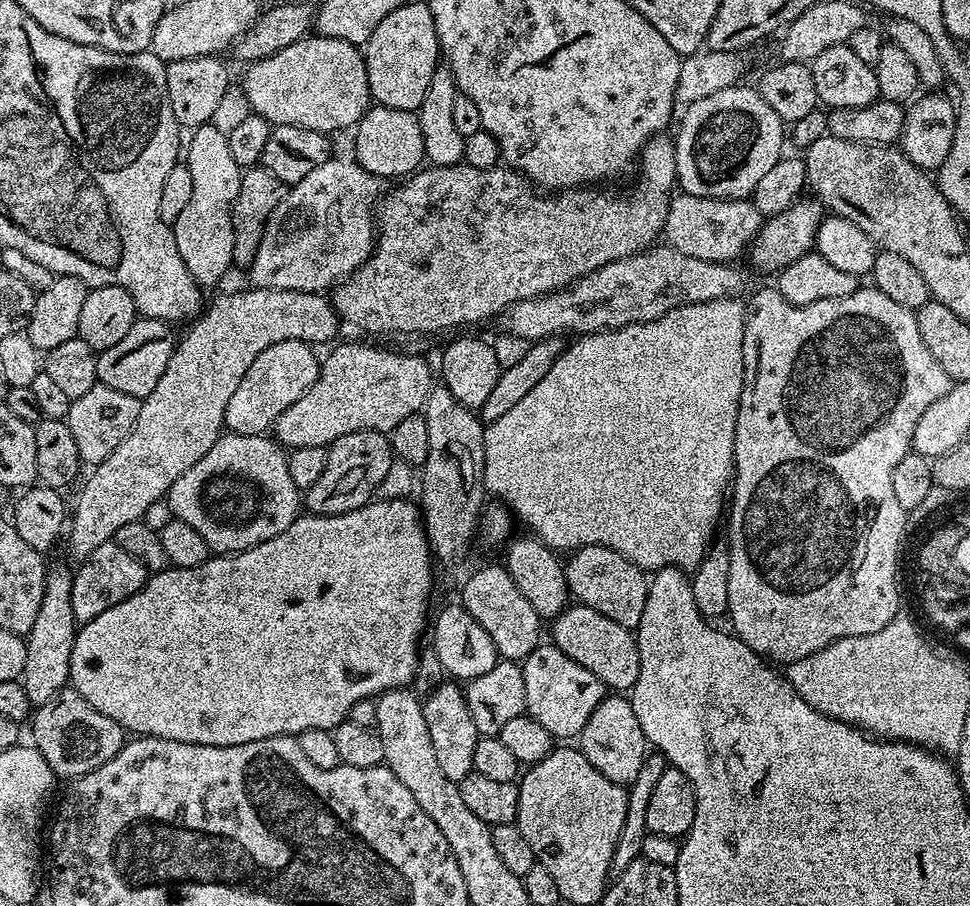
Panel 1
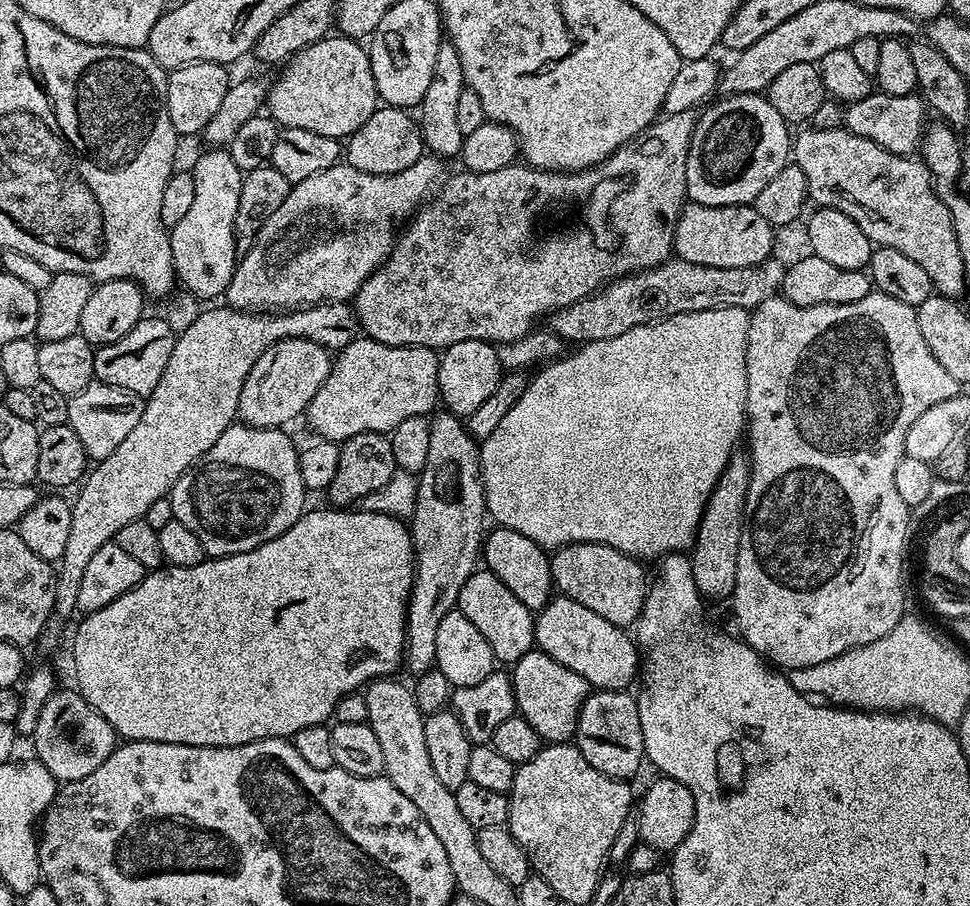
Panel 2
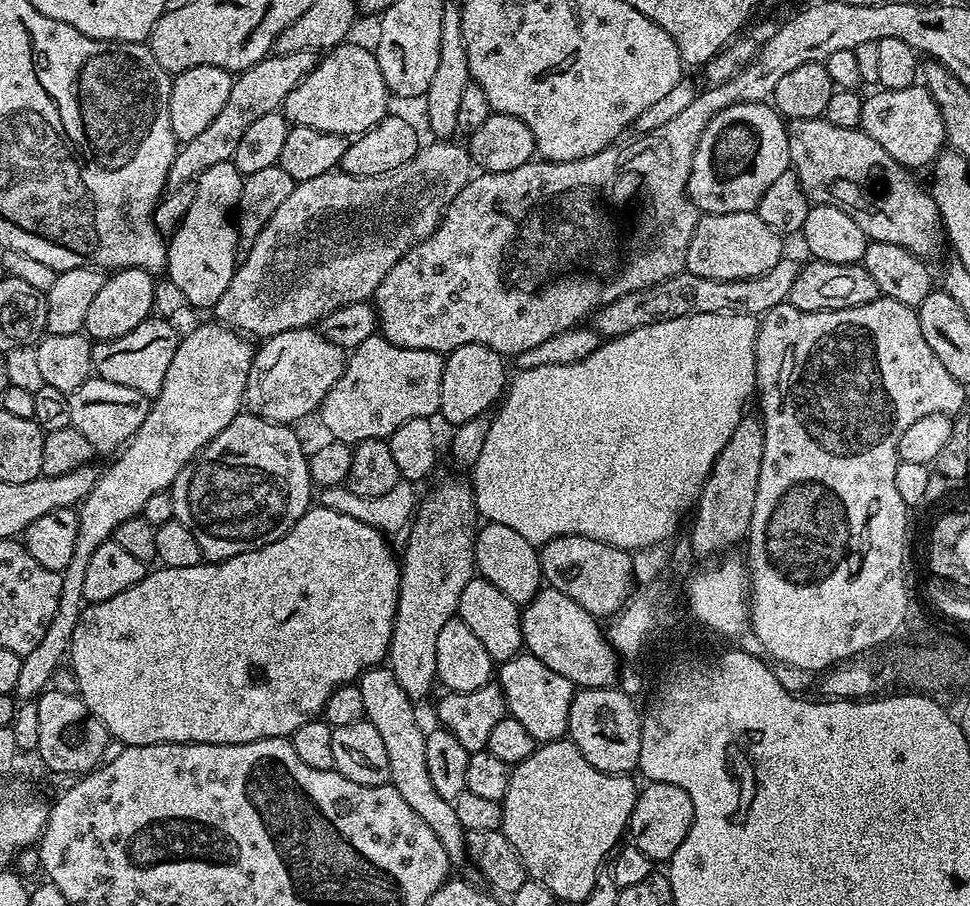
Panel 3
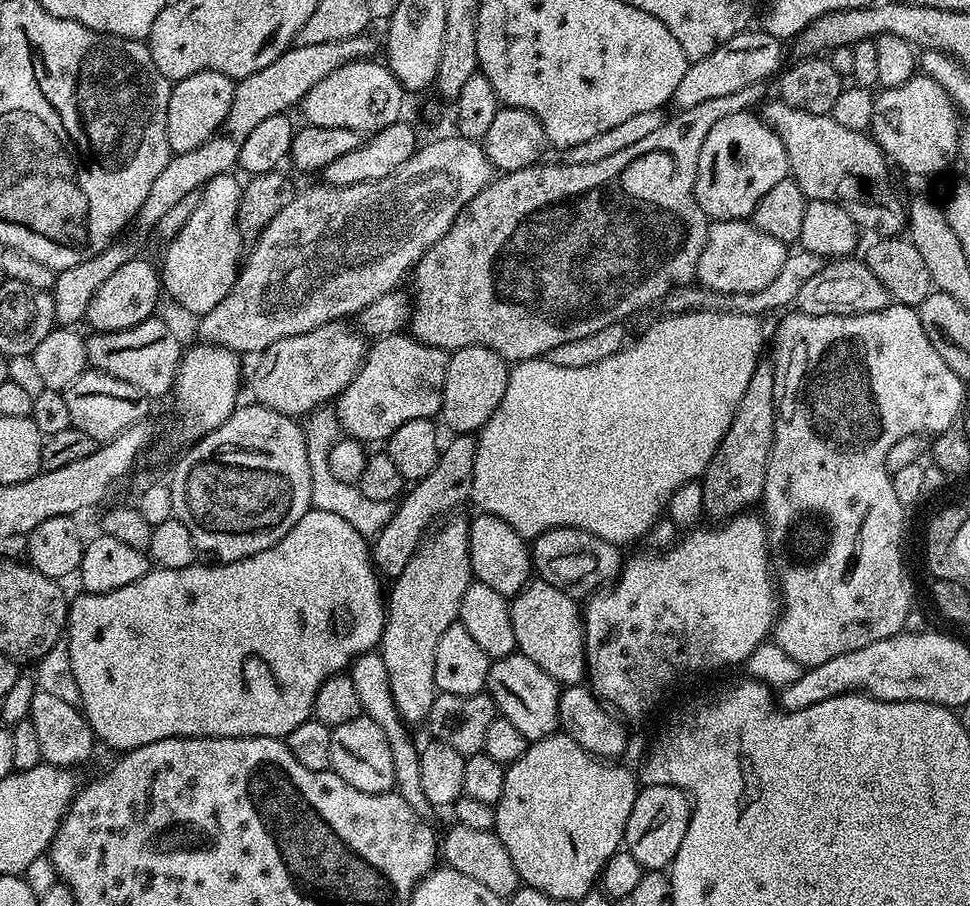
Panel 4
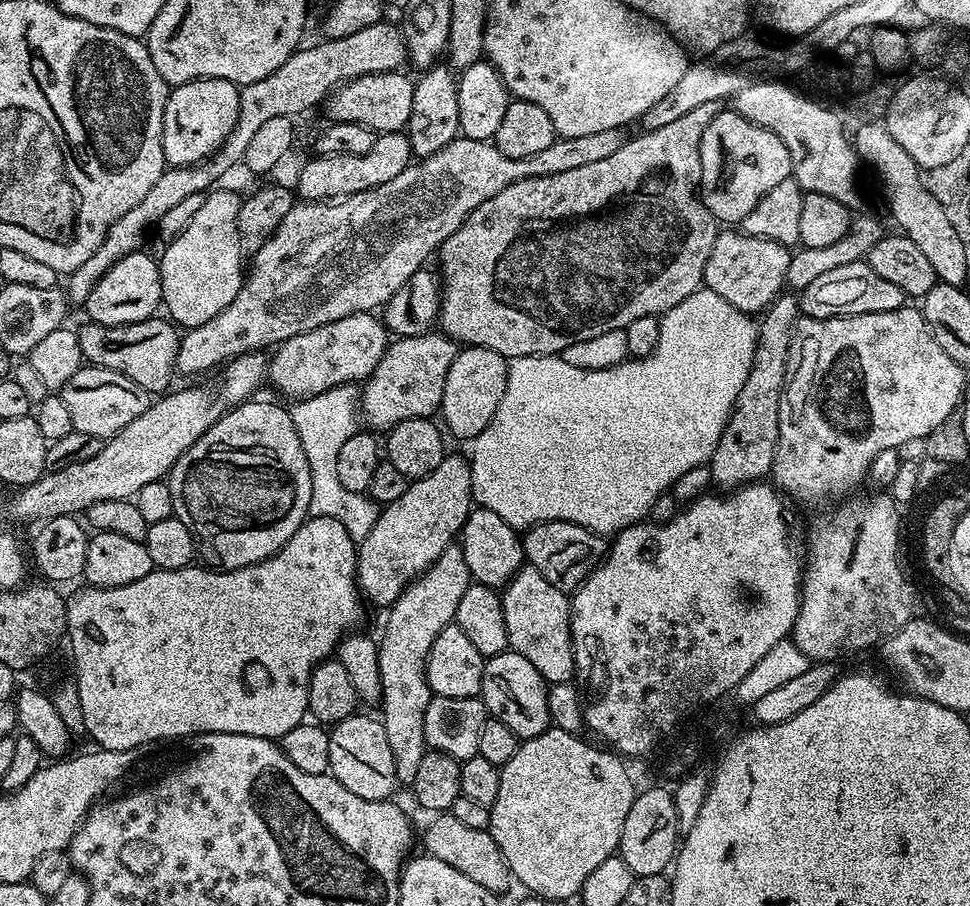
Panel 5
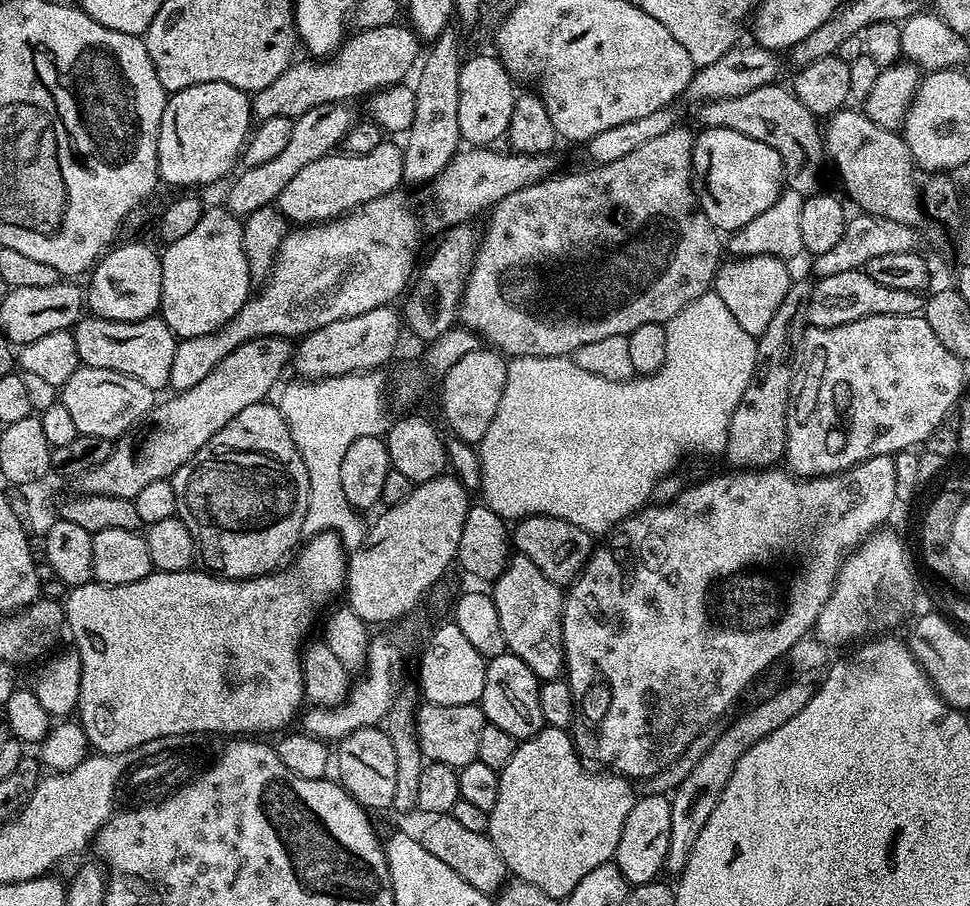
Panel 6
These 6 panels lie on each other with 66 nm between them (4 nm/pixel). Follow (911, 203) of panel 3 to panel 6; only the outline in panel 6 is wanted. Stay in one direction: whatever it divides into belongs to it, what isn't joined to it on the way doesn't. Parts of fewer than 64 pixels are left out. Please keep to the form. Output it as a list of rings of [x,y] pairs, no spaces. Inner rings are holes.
[[[779,83],[767,84],[738,98],[701,103],[699,127],[733,128],[758,142],[766,142],[766,146],[778,150],[778,158],[782,158],[787,187],[812,194],[817,191],[816,179],[820,176],[820,167],[826,164],[822,128],[816,125],[819,124],[817,117],[806,110],[802,102],[798,102],[795,94],[787,87],[780,87]]]

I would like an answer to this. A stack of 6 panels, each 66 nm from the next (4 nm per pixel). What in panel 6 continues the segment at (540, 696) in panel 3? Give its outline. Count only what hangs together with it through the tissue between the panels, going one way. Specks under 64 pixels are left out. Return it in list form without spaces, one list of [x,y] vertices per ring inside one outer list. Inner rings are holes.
[[[511,654],[496,656],[486,663],[486,686],[482,686],[479,705],[487,723],[506,730],[517,742],[537,736],[546,727],[542,718],[542,702],[538,702],[540,679],[522,662],[522,658]]]

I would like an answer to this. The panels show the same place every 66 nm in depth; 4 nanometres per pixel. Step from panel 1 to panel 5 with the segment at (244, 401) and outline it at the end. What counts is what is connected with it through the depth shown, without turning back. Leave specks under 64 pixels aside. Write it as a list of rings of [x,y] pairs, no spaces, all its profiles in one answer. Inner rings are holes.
[[[355,312],[346,318],[338,318],[338,322],[318,326],[318,330],[298,334],[275,345],[268,362],[266,380],[282,395],[289,396],[292,402],[317,396],[343,384],[355,385],[368,379],[389,343],[390,333],[379,315]]]

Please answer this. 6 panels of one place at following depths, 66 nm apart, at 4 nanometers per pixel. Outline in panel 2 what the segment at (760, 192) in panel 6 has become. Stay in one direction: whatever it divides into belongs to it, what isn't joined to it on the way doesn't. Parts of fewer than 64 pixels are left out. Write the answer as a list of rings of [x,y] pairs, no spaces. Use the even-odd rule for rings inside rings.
[[[751,92],[724,96],[717,104],[711,104],[697,115],[690,138],[690,150],[686,154],[687,199],[702,206],[752,204],[758,198],[762,186],[766,186],[766,182],[770,182],[770,178],[774,178],[774,174],[778,174],[778,170],[790,162],[790,149],[794,144],[790,132],[788,136],[790,125],[782,118],[782,114],[778,114],[778,110],[774,110],[774,106],[770,106],[768,97],[764,94]]]

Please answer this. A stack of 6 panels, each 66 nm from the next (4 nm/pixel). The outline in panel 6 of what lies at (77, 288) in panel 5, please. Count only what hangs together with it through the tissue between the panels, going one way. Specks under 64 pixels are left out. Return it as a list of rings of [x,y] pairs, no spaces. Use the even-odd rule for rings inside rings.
[[[403,23],[361,28],[353,33],[331,56],[321,60],[304,58],[301,64],[292,62],[270,86],[254,93],[251,97],[253,117],[257,121],[279,116],[295,118],[314,106],[352,102],[355,96],[364,98],[381,89],[403,85],[408,80],[408,71],[415,69],[421,59],[421,41],[411,27]]]

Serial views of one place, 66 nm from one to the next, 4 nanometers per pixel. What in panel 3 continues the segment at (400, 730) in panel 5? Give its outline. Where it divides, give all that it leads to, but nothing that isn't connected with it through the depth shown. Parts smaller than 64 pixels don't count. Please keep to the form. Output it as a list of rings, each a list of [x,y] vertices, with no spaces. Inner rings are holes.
[[[444,480],[428,497],[419,501],[414,519],[407,529],[408,545],[404,548],[404,556],[400,560],[400,589],[398,590],[398,606],[396,621],[390,638],[390,646],[386,657],[387,667],[391,668],[394,678],[398,678],[398,686],[406,690],[413,701],[420,699],[437,683],[436,663],[438,662],[438,633],[446,622],[456,616],[458,598],[462,598],[462,590],[466,590],[466,582],[477,575],[476,571],[476,534],[478,531],[478,513],[476,495],[472,492],[471,483],[464,480]]]

